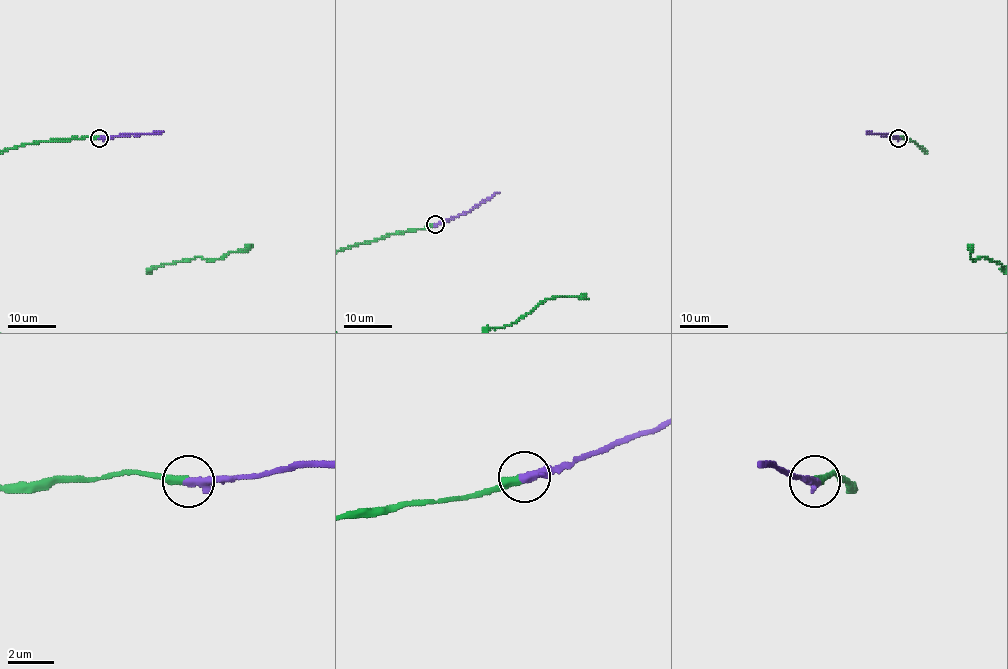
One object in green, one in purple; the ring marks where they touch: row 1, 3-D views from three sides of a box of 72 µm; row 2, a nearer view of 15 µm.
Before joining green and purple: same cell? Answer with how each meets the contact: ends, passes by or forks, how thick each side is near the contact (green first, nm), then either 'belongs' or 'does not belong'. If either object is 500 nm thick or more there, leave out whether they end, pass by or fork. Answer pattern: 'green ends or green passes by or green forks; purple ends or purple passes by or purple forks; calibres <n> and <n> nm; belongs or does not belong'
green ends; purple ends; calibres 360 and 400 nm; belongs

